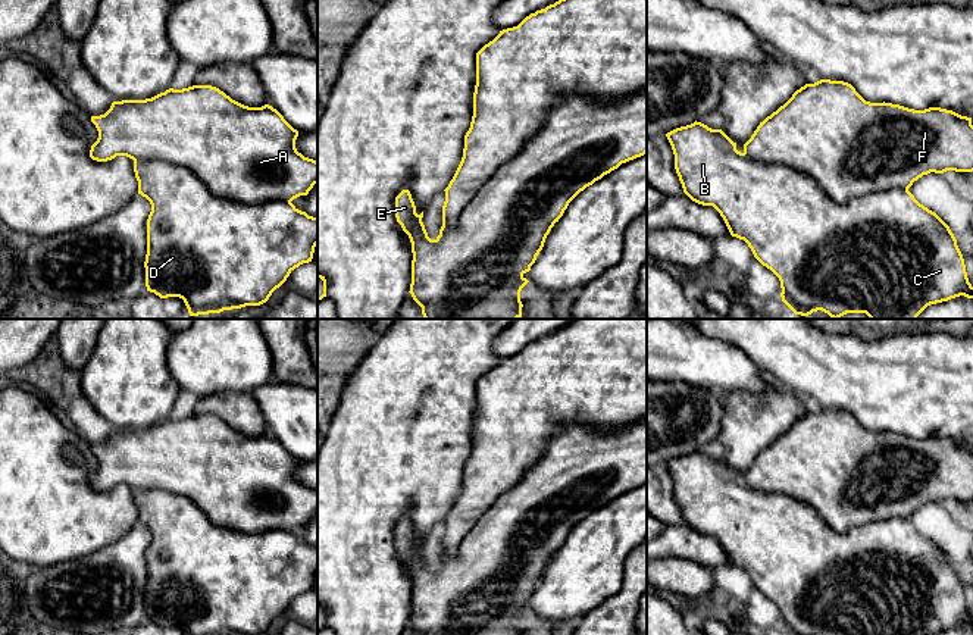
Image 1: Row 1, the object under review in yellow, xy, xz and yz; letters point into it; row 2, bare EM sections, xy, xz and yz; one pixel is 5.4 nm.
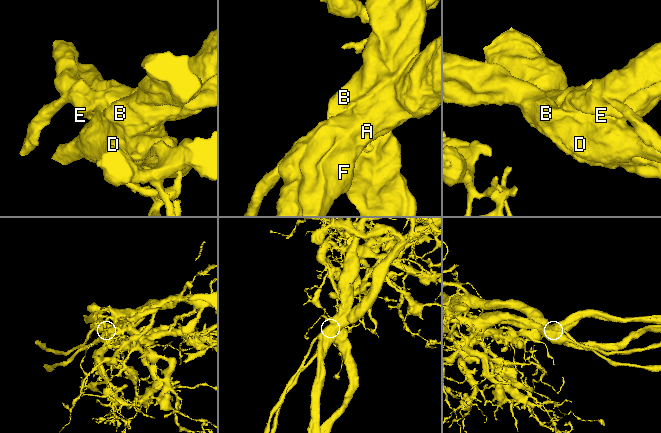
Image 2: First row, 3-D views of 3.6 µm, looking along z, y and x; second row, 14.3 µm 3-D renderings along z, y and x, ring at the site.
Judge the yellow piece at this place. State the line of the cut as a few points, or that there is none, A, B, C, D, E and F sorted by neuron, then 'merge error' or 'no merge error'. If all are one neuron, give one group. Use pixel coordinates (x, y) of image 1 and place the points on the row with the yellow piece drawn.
cut in xz along (645, 85), (606, 102), (566, 94), (457, 221), (443, 221); A E F / B C D; merge error

